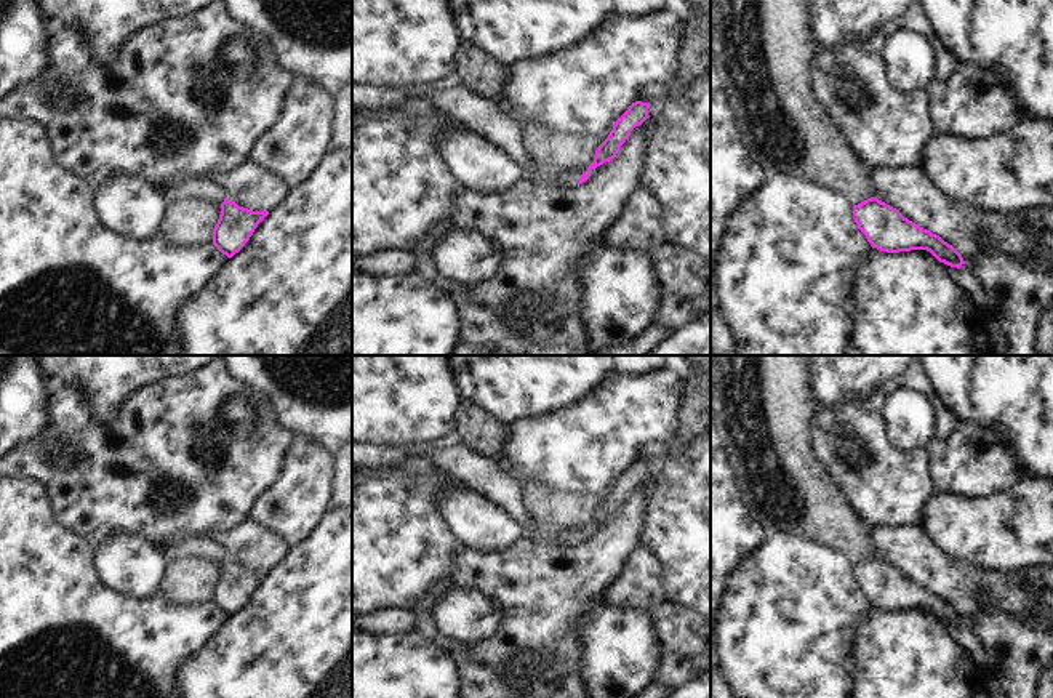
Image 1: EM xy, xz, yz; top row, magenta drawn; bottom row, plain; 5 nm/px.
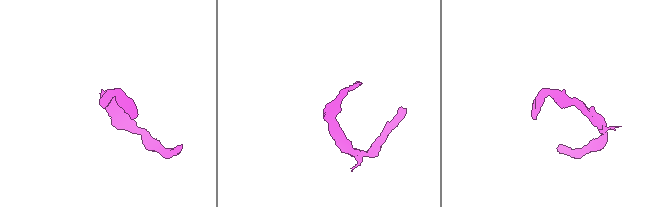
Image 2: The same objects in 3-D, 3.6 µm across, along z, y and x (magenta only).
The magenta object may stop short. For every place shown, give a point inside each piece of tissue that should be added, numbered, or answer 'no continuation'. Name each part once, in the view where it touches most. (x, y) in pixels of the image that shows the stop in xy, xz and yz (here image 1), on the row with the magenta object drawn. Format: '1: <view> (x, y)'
1: xz (570, 180)

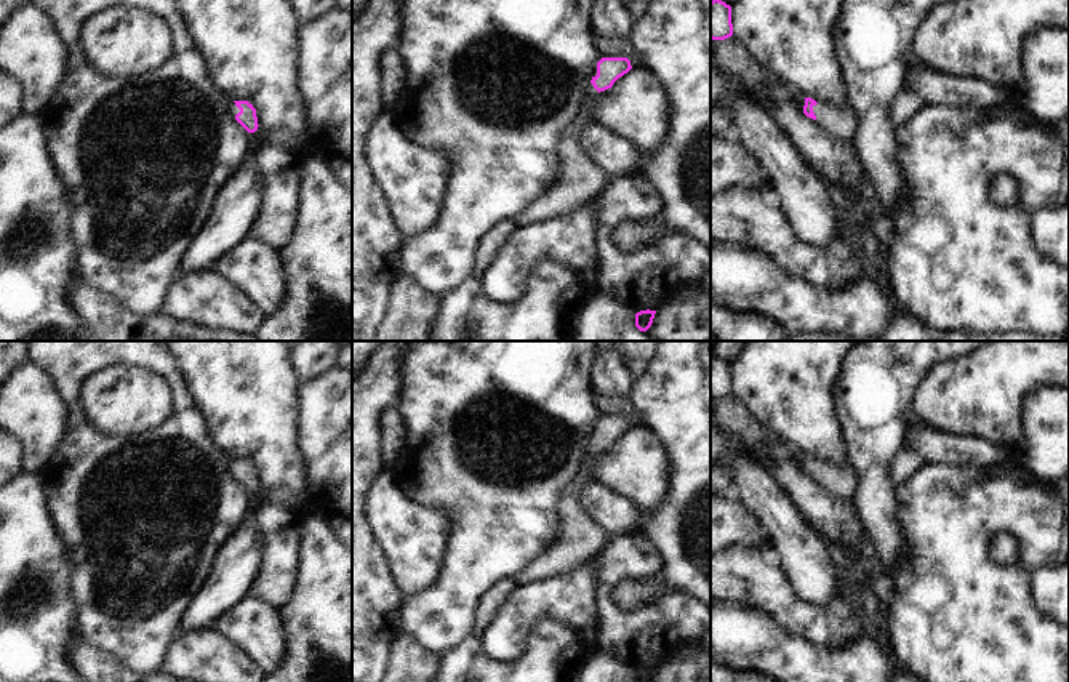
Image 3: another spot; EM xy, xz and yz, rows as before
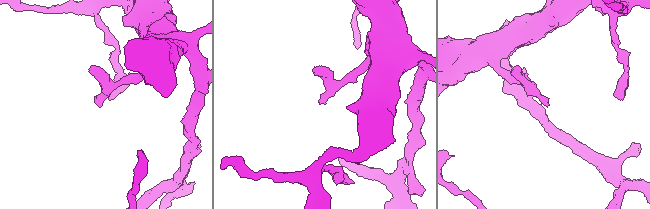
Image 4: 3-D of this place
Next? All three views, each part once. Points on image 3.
1: yz (840, 122)

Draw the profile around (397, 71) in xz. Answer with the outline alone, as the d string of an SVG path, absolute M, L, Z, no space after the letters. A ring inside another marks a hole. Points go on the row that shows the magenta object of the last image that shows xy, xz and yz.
M387 48L382 53L382 98L392 110L403 90L410 85L411 67L398 48Z

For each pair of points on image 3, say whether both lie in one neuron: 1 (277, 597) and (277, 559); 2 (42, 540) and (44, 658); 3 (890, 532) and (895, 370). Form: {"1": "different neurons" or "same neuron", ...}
{"1": "same neuron", "2": "same neuron", "3": "same neuron"}

